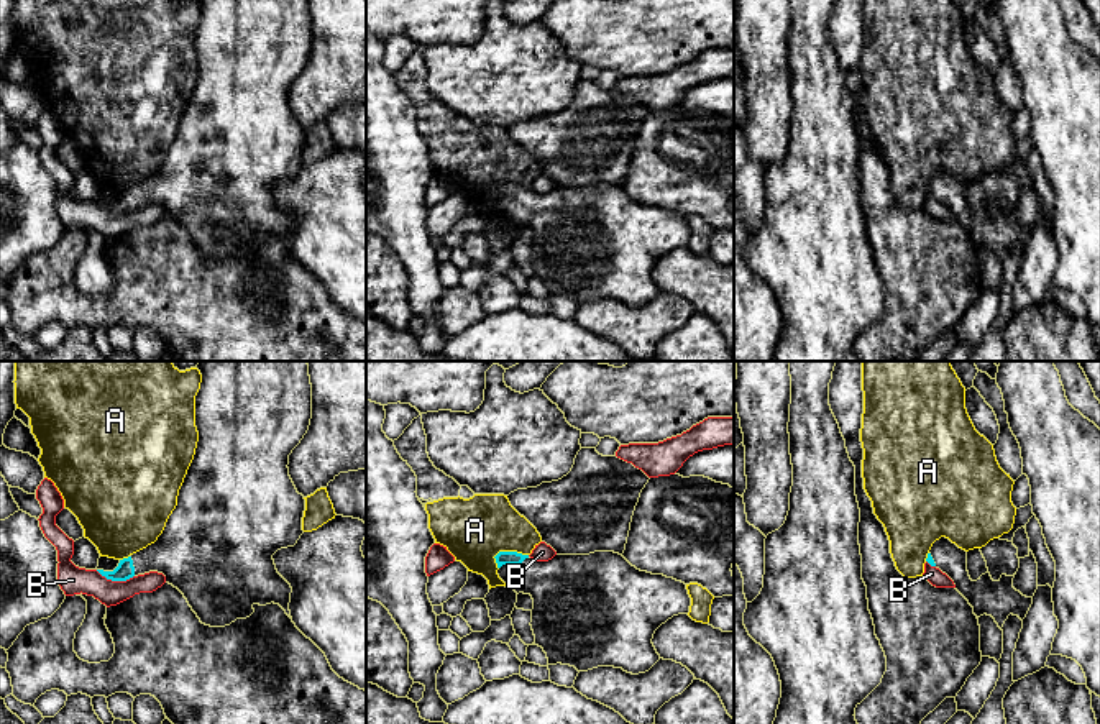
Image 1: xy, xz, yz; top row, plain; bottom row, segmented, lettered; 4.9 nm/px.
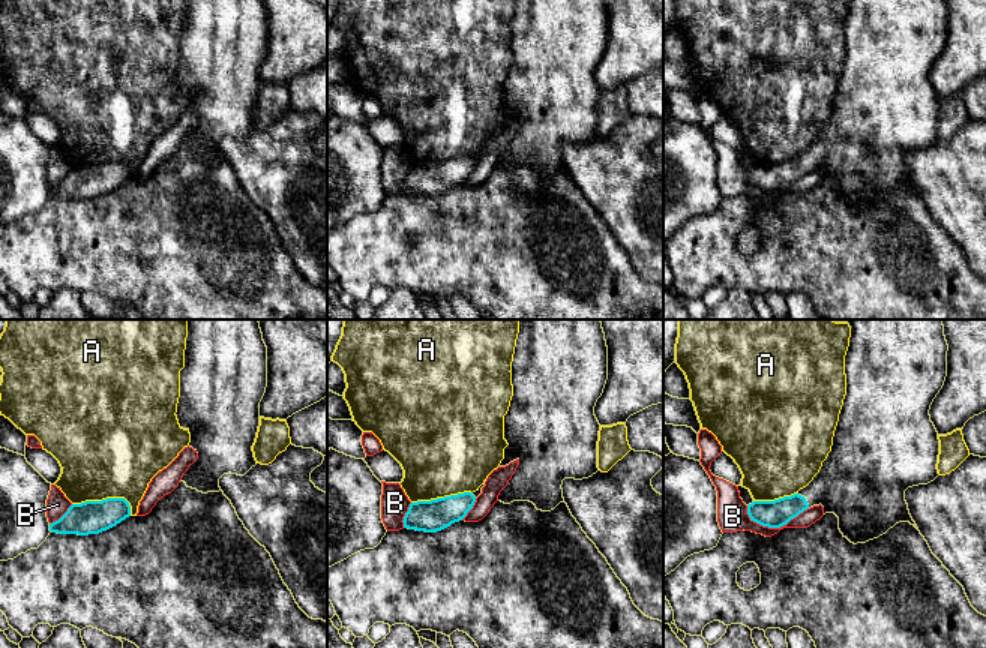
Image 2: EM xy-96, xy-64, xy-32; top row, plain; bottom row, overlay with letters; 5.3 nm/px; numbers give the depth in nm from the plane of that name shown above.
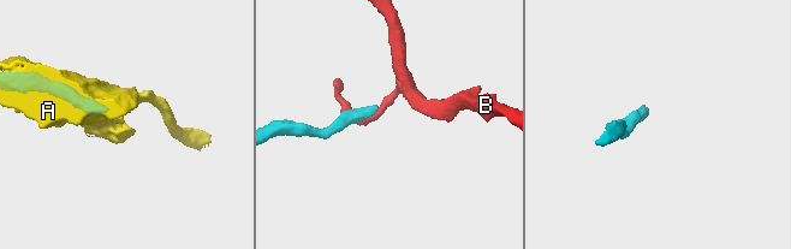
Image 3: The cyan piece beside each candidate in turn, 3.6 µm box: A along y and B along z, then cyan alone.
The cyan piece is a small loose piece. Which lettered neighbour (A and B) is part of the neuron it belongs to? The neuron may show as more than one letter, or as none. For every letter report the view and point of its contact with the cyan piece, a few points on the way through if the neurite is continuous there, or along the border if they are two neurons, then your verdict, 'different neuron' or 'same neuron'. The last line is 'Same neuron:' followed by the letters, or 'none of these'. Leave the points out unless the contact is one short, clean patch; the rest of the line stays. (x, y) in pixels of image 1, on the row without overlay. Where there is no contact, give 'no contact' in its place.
A: xz (509, 184) | different neuron
B: xy (115, 212) | different neuron
Same neuron: none of these

